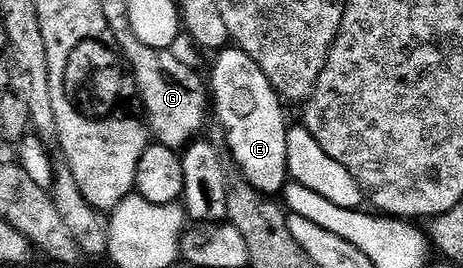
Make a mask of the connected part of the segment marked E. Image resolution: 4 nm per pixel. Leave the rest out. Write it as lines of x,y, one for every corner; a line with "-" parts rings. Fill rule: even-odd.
230,45
217,52
214,76
209,77
212,92
212,111
218,114
218,123
226,134
230,155
239,167
241,178
247,179
261,195
267,197
282,193
290,179
288,167
288,122
283,100
273,85
264,77
260,65

